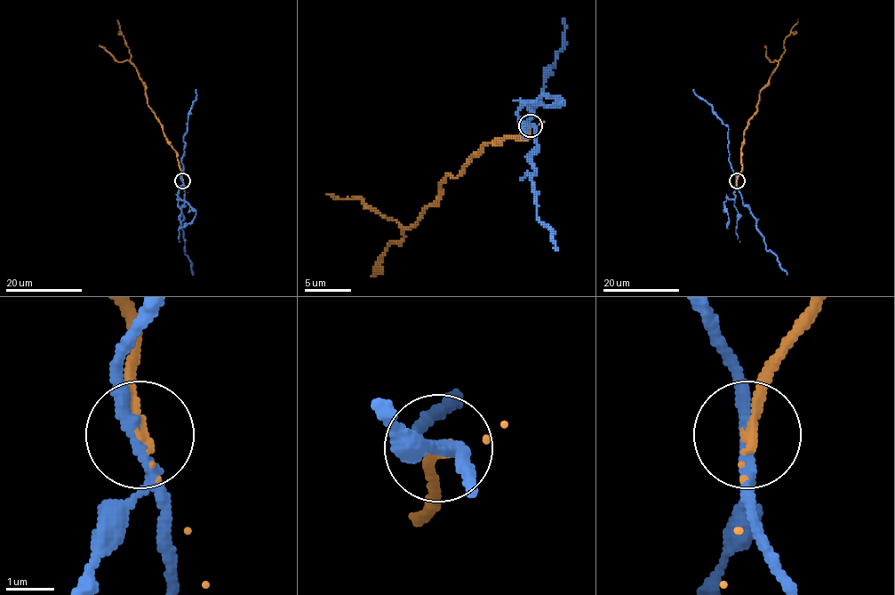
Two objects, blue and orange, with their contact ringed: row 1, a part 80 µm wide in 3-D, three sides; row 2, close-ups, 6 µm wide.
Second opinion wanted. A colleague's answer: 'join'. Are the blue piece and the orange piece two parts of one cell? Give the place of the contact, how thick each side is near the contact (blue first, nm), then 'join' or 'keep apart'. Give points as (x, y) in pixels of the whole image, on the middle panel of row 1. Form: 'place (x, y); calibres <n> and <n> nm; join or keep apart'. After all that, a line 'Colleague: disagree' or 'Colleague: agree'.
place (531, 125); calibres 240 and 260 nm; keep apart
Colleague: disagree

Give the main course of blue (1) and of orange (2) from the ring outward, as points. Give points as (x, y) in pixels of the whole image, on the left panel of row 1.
1: (182, 180), (185, 197), (181, 209), (184, 218), (184, 249), (193, 275)
2: (182, 180), (177, 152), (147, 104), (145, 85), (131, 61), (117, 20)

